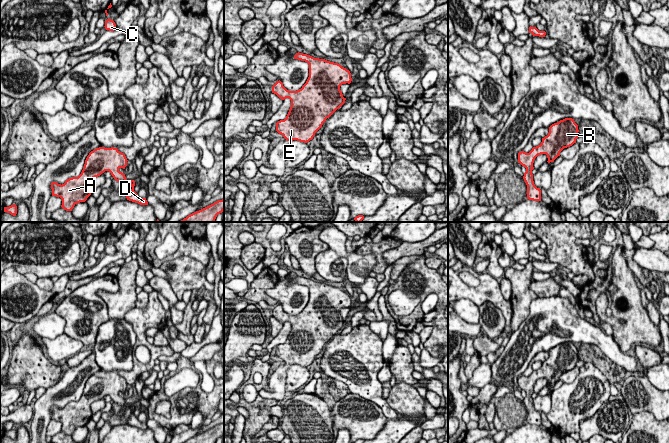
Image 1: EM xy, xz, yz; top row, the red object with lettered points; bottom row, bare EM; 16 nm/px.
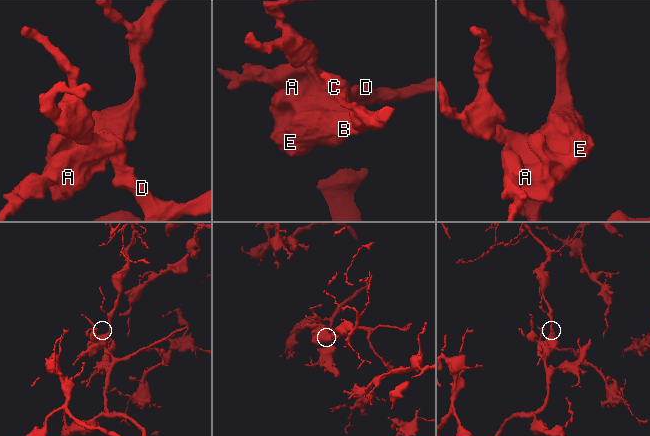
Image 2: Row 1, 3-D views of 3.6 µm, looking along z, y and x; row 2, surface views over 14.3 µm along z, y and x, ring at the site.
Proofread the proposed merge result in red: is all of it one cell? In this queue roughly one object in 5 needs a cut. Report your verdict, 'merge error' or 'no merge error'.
no merge error

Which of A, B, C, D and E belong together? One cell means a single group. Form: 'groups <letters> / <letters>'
groups A B C D E

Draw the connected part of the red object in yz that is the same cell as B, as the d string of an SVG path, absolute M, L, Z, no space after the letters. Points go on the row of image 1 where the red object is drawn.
M565 118L549 127L549 133L542 138L540 145L533 147L529 153L521 151L518 153L518 163L526 168L523 179L527 185L527 199L541 201L541 190L533 181L533 163L538 155L546 154L548 163L553 162L560 152L576 143L579 137L578 125L572 118Z

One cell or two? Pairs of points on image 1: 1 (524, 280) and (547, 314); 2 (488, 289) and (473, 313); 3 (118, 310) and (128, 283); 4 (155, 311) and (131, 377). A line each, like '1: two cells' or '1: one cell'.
1: two cells
2: two cells
3: one cell
4: one cell

